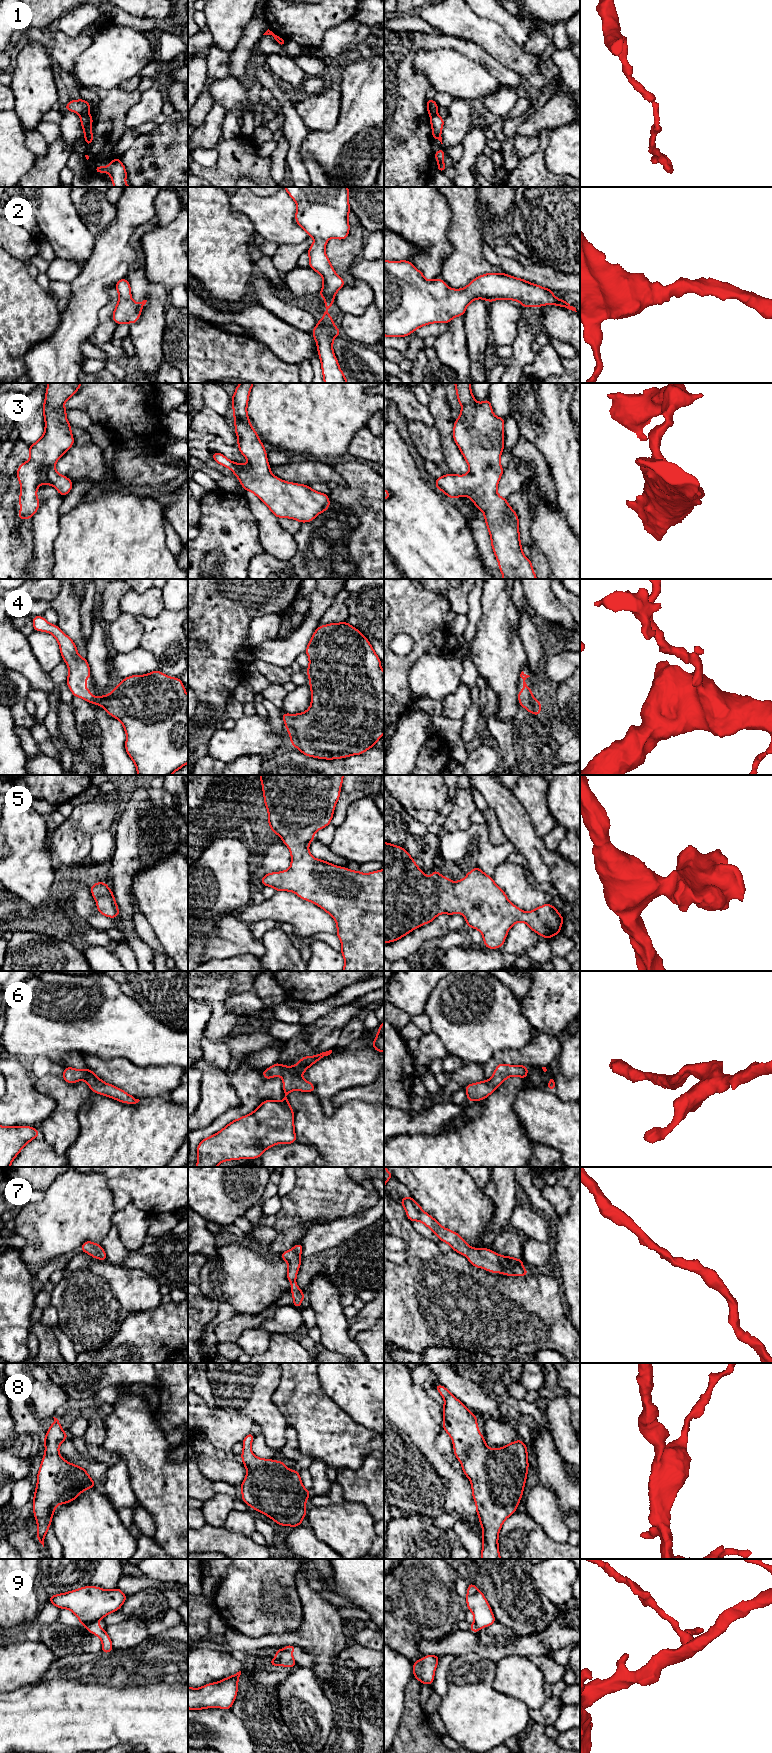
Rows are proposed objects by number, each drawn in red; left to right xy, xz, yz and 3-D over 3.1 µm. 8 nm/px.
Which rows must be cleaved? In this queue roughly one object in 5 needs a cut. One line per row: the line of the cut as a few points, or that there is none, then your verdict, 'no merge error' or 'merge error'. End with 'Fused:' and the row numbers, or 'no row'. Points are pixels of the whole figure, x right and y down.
1: cut xy (88, 113), (80, 116); merge error
2: cut none; no merge error
3: cut none; no merge error
4: cut none; no merge error
5: cut none; no merge error
6: cut none; no merge error
7: cut none; no merge error
8: cut none; no merge error
9: cut xy (95, 1622), (86, 1627); merge error
Fused: 1, 9

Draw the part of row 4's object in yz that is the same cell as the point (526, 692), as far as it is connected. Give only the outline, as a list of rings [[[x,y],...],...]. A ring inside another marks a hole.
[[[522,671],[520,677],[523,679],[523,690],[518,692],[520,706],[523,706],[527,711],[532,713],[533,715],[540,715],[541,702],[533,698],[533,691],[528,688],[528,685],[525,682],[525,680],[530,676],[526,675]]]

